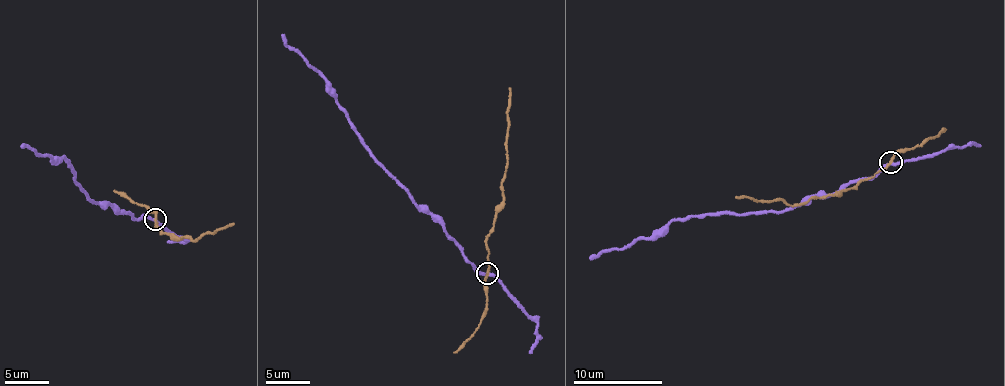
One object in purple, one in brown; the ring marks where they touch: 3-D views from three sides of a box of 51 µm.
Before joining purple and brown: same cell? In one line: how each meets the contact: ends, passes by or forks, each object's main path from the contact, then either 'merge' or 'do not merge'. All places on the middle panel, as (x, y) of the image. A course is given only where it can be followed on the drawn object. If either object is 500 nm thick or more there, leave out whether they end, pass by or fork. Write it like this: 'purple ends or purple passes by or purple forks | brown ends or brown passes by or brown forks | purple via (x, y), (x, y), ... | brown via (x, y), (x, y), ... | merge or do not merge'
purple passes by | brown passes by | purple via (488, 274), (475, 271), (435, 217), (420, 211), (367, 148), (327, 93), (325, 80), (286, 45), (281, 34) | brown via (488, 274), (486, 242), (503, 200), (502, 179), (510, 87) | do not merge

